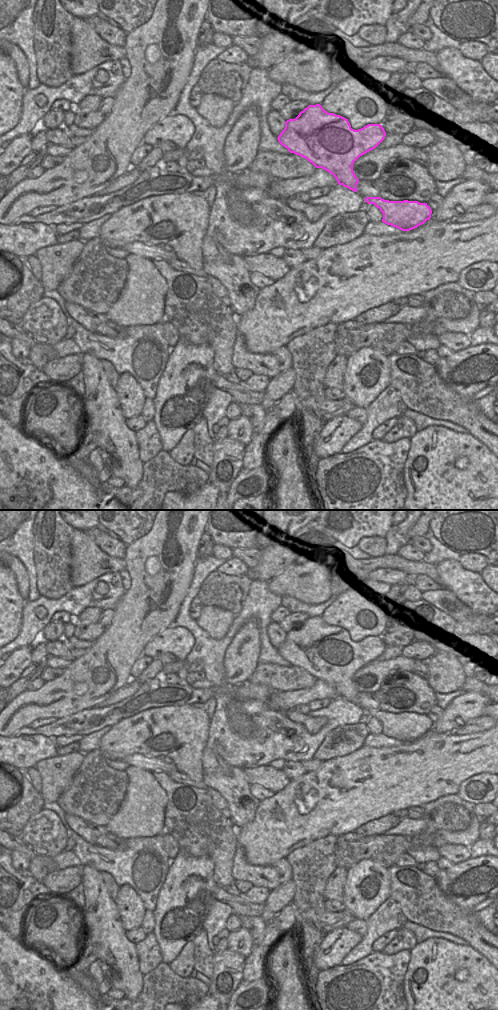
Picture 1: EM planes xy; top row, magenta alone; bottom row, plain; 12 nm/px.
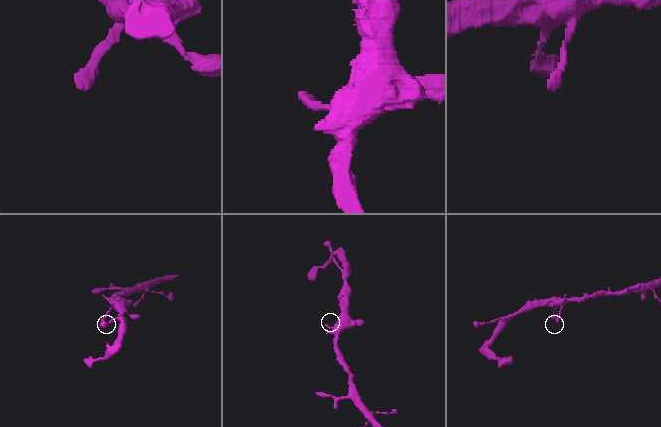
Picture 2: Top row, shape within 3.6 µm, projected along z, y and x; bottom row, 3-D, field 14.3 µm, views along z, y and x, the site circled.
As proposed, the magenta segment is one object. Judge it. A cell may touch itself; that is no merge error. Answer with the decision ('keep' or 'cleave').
keep

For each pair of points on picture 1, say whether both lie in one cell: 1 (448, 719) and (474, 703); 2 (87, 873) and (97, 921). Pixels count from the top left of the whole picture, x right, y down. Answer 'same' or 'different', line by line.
1: same
2: same

